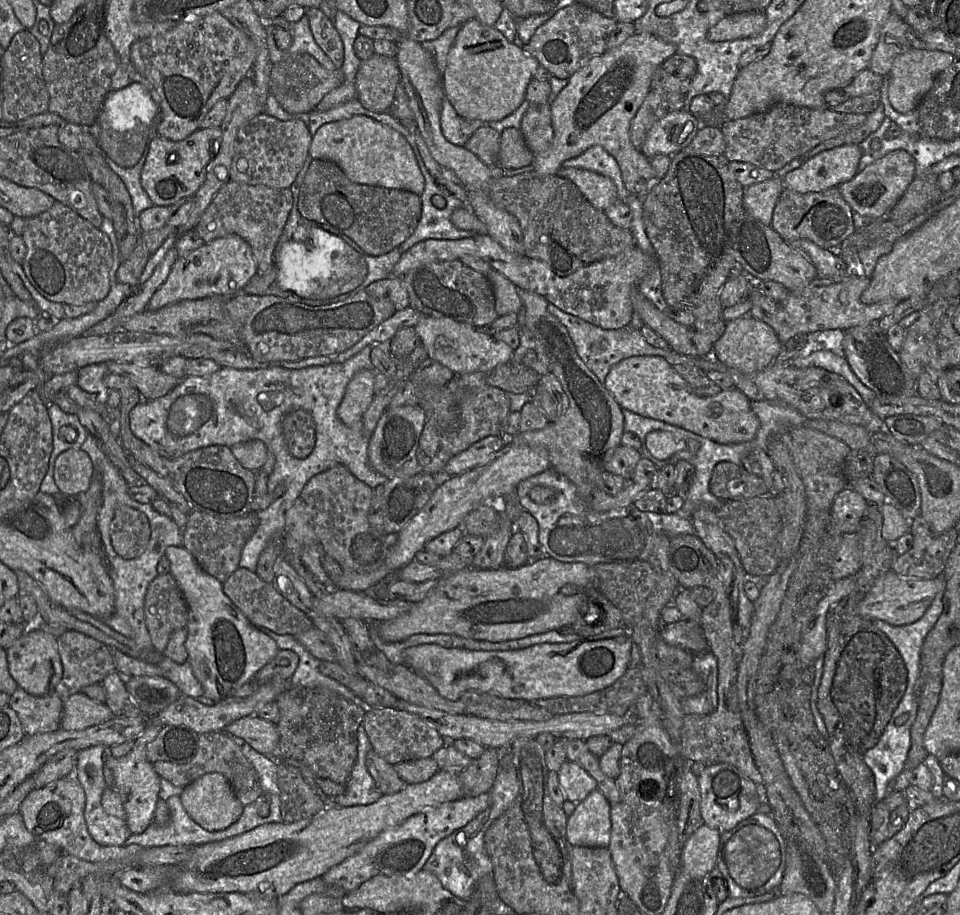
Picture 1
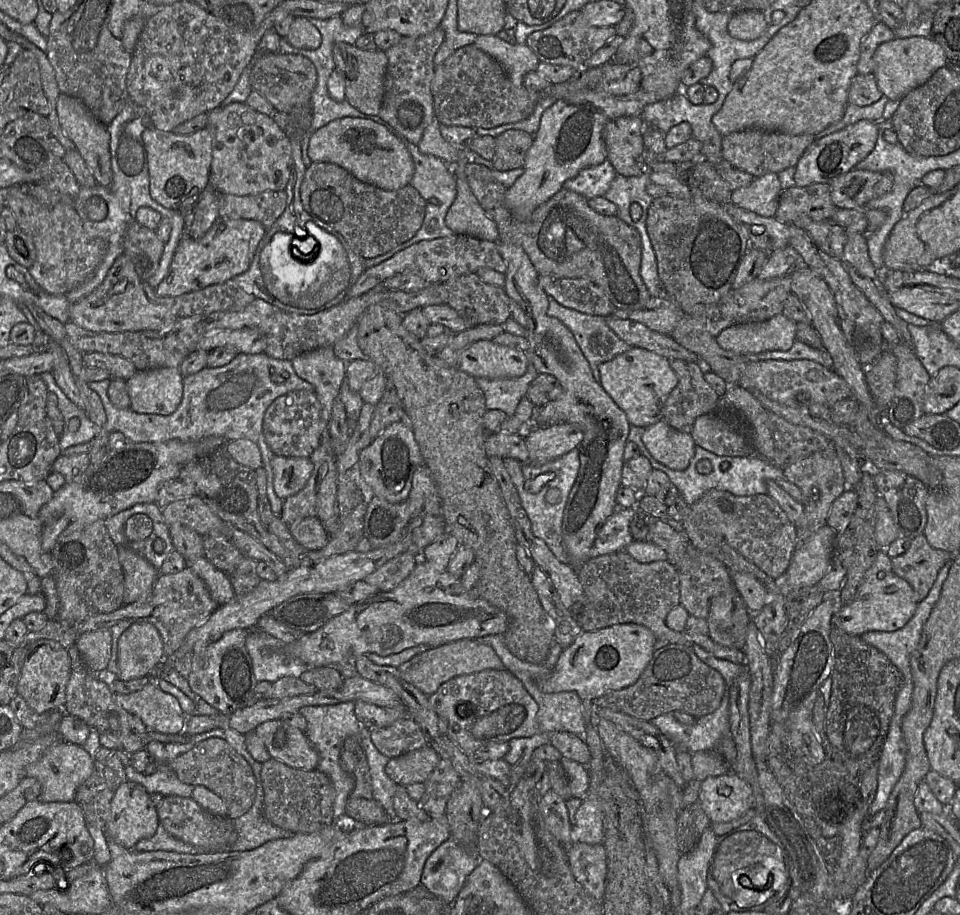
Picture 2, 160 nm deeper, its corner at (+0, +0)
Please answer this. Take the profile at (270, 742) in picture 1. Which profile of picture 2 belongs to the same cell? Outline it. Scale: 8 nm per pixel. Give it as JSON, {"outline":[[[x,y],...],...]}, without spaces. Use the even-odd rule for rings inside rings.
{"outline":[[[282,720],[264,722],[254,732],[264,742],[271,758],[297,769],[316,770],[319,755],[305,732]]]}

